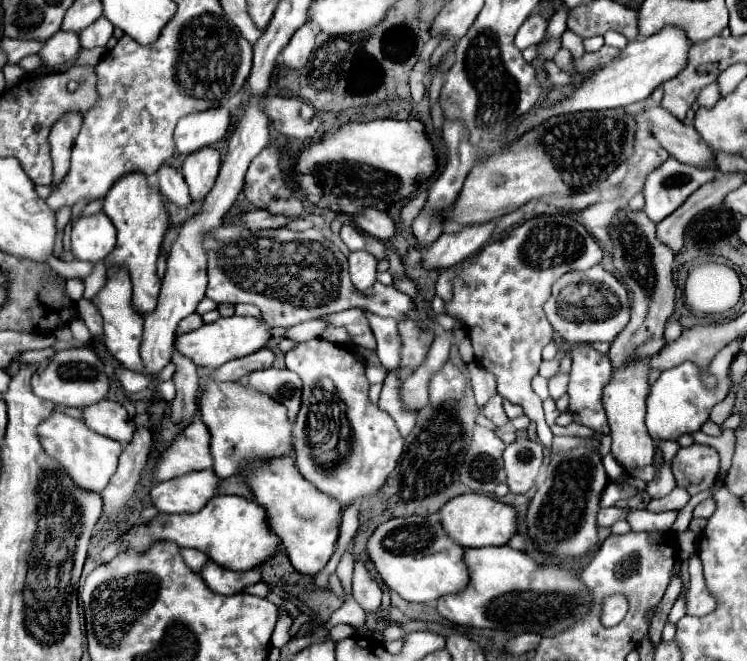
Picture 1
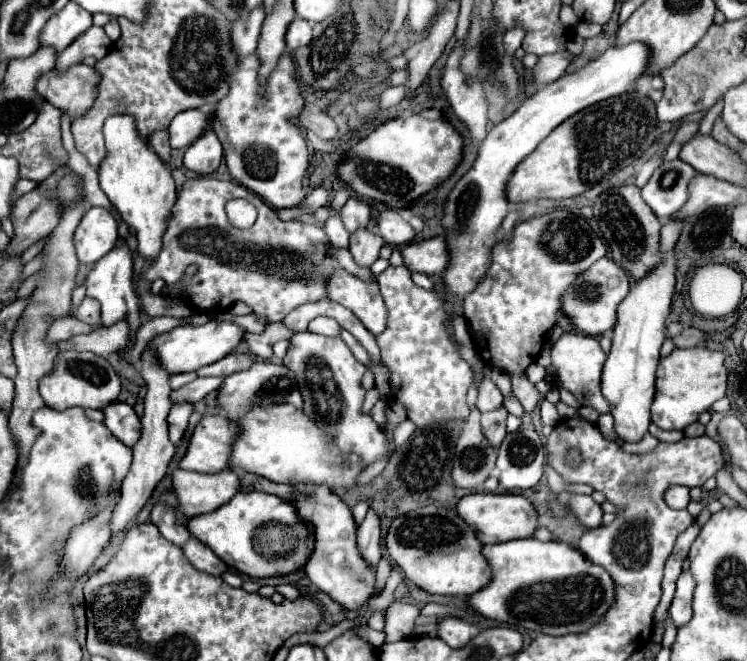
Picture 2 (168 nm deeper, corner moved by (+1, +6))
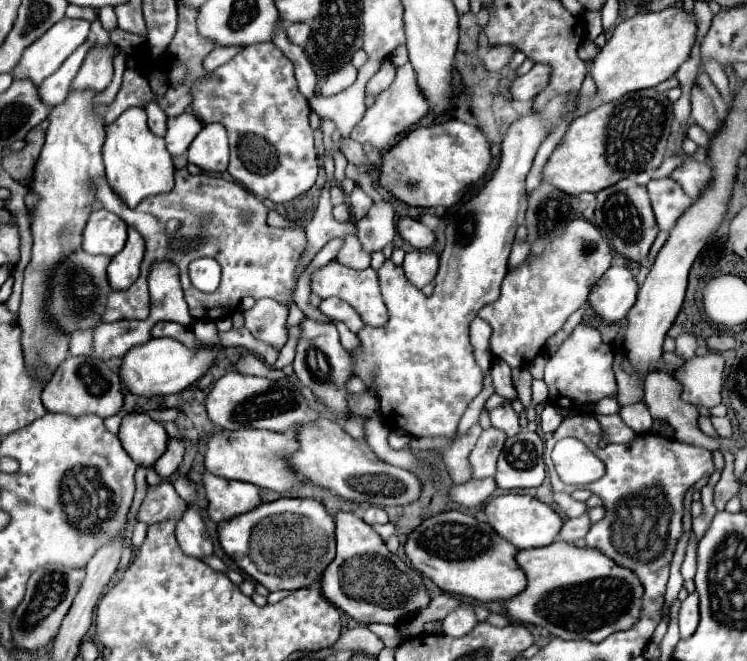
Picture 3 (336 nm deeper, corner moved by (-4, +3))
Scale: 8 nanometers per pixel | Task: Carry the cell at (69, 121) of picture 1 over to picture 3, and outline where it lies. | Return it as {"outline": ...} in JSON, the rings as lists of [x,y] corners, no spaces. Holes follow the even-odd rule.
{"outline":[[[95,45],[87,59],[83,61],[83,69],[79,69],[77,77],[71,83],[71,91],[103,91],[113,79],[113,57],[117,47],[101,47]]]}

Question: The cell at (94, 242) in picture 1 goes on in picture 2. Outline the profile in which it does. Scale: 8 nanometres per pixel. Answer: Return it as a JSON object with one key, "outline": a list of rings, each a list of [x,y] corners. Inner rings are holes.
{"outline":[[[92,206],[74,234],[74,246],[80,264],[92,266],[104,254],[108,254],[118,240],[114,216],[100,206]]]}

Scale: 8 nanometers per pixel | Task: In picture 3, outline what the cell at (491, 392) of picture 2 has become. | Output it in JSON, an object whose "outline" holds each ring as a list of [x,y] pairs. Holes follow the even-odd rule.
{"outline":[[[503,403],[503,405],[495,407],[495,409],[491,409],[491,411],[489,411],[489,419],[491,419],[491,425],[493,425],[493,427],[503,429],[509,437],[519,433],[519,419],[517,419],[517,415],[513,413],[511,403]]]}

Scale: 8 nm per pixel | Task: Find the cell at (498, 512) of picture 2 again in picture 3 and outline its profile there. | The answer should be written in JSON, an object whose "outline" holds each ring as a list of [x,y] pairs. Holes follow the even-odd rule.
{"outline":[[[507,493],[507,495],[489,499],[483,505],[483,513],[487,515],[487,523],[517,549],[531,549],[531,547],[543,547],[543,545],[553,543],[563,525],[561,517],[549,505],[529,495],[519,495],[519,493]]]}

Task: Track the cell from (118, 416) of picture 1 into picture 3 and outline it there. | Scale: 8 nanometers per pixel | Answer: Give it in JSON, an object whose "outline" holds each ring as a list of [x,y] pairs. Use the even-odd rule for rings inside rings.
{"outline":[[[123,413],[119,439],[137,465],[151,467],[163,455],[169,435],[147,413]]]}

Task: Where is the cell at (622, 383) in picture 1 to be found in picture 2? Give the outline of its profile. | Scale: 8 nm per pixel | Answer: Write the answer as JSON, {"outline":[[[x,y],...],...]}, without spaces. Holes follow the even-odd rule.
{"outline":[[[668,256],[644,278],[636,280],[628,296],[618,306],[618,322],[612,330],[612,348],[602,372],[602,394],[610,402],[614,430],[626,442],[638,442],[650,426],[650,406],[654,400],[654,376],[660,362],[660,346],[666,338],[666,318],[670,314],[676,286],[676,260]]]}

